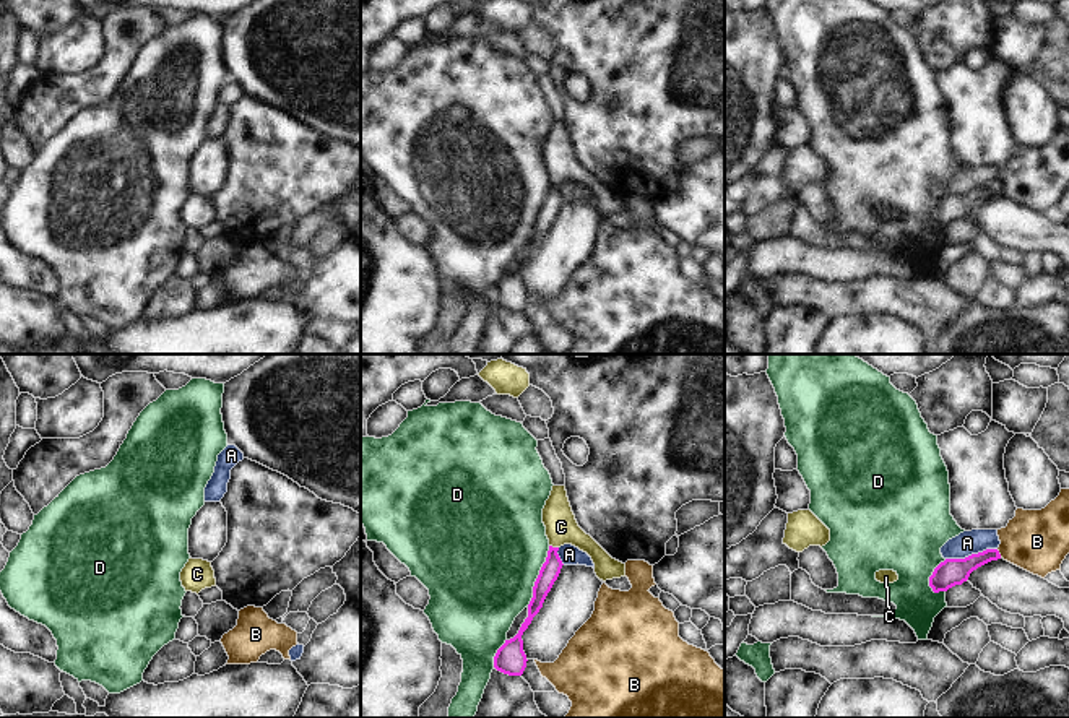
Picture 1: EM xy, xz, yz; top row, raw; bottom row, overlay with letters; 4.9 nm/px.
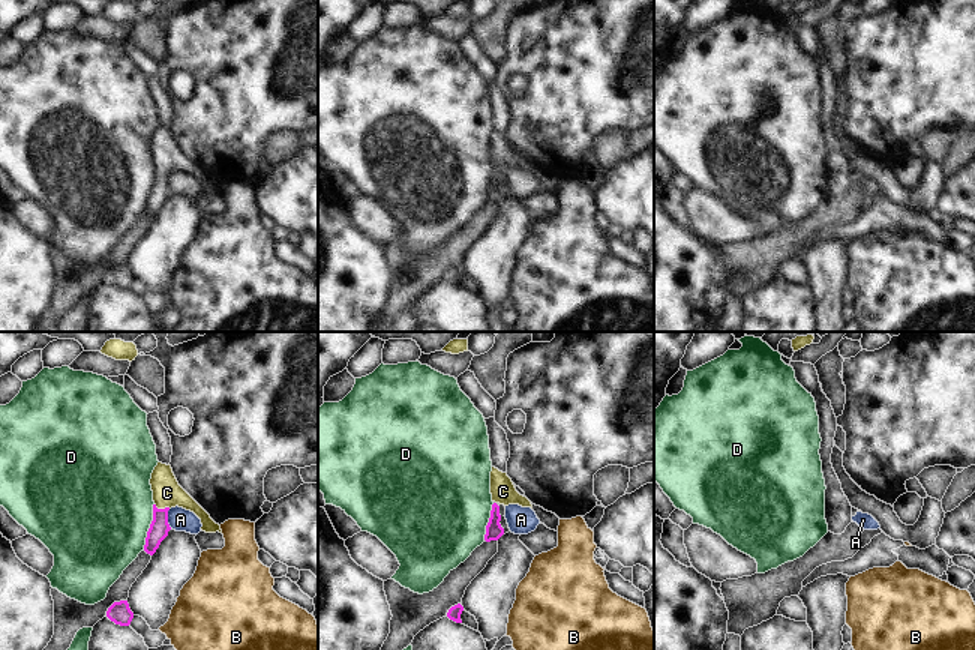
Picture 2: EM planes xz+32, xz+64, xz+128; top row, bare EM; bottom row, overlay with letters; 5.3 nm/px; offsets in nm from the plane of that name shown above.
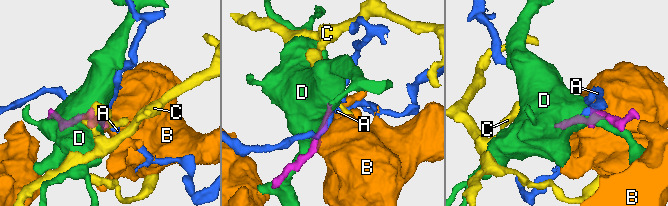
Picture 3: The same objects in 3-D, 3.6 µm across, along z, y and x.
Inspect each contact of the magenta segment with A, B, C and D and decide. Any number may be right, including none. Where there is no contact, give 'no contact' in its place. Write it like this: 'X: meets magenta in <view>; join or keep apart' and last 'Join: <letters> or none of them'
A: meets magenta in yz; keep apart
B: meets magenta in yz; keep apart
C: meets magenta in xz; join
D: meets magenta in xz; keep apart
Join: C

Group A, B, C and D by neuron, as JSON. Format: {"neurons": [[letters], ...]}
{"neurons": [["A"], ["B"], ["C"], ["D"]]}

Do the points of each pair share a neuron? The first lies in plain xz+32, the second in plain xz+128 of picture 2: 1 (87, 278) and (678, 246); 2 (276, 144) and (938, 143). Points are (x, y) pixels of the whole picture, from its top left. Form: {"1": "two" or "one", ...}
{"1": "two", "2": "one"}

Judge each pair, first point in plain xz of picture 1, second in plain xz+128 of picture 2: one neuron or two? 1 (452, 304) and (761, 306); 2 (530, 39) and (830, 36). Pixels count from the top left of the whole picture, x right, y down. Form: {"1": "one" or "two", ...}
{"1": "two", "2": "one"}

